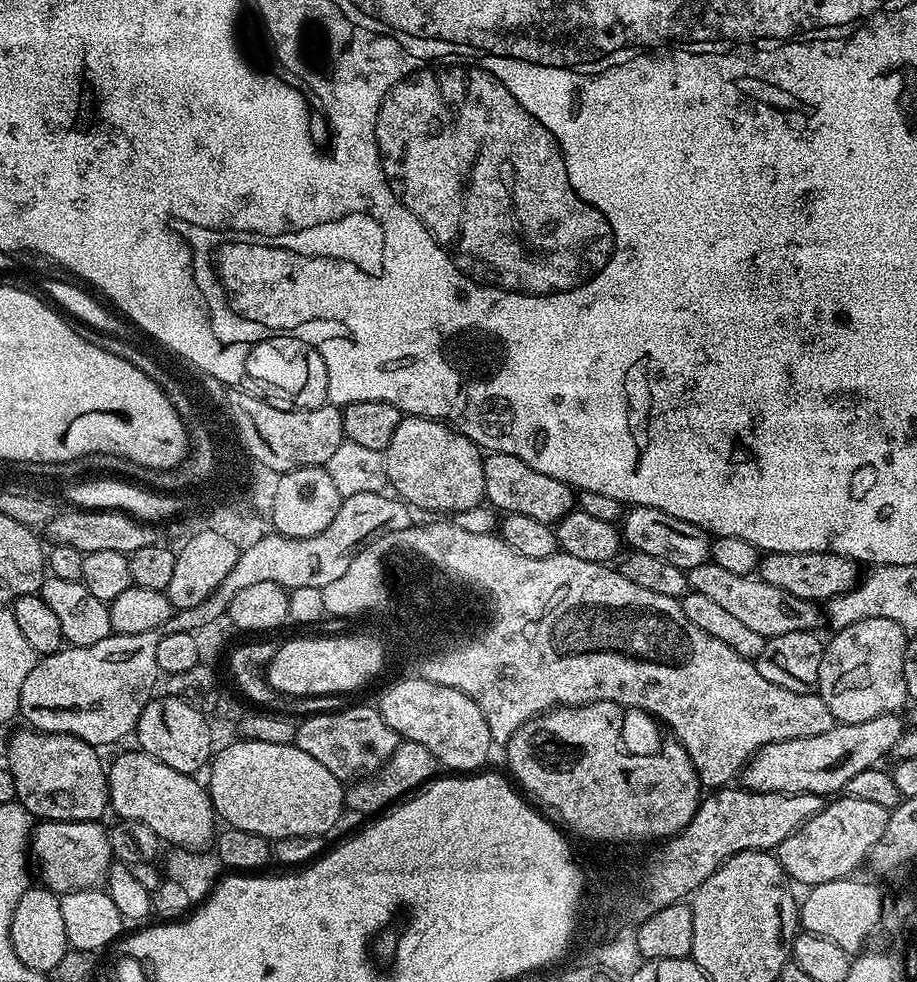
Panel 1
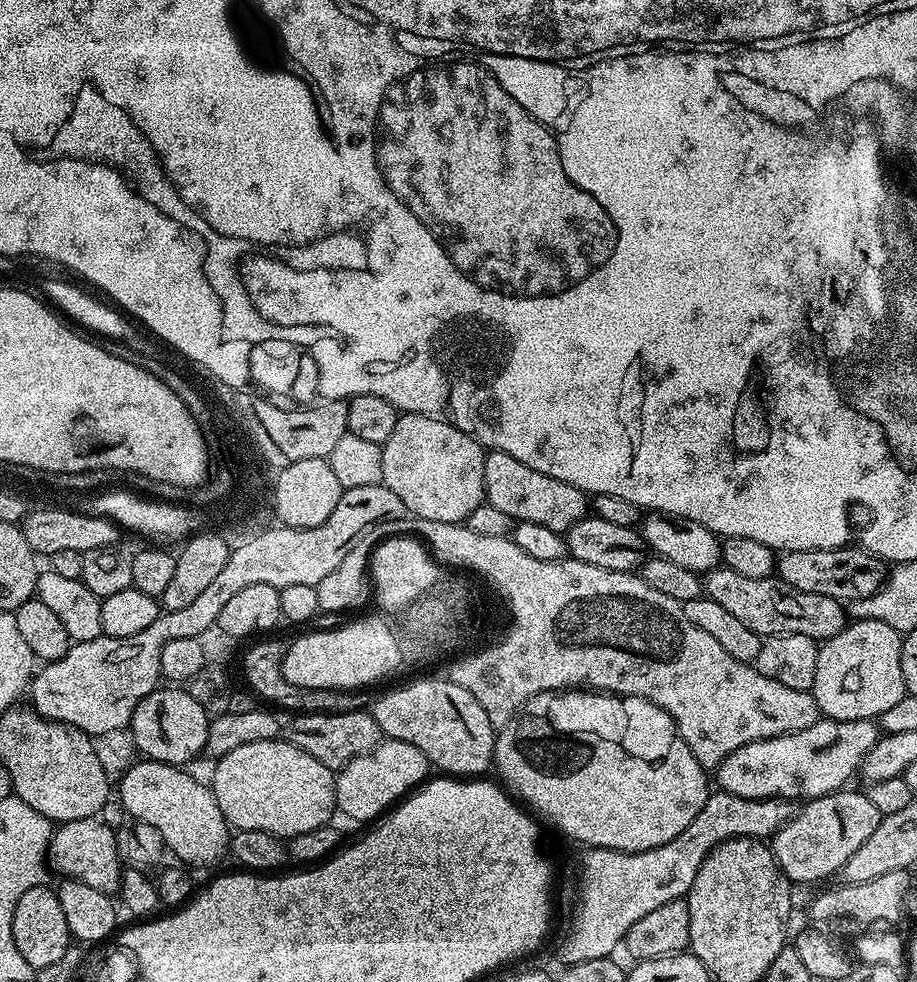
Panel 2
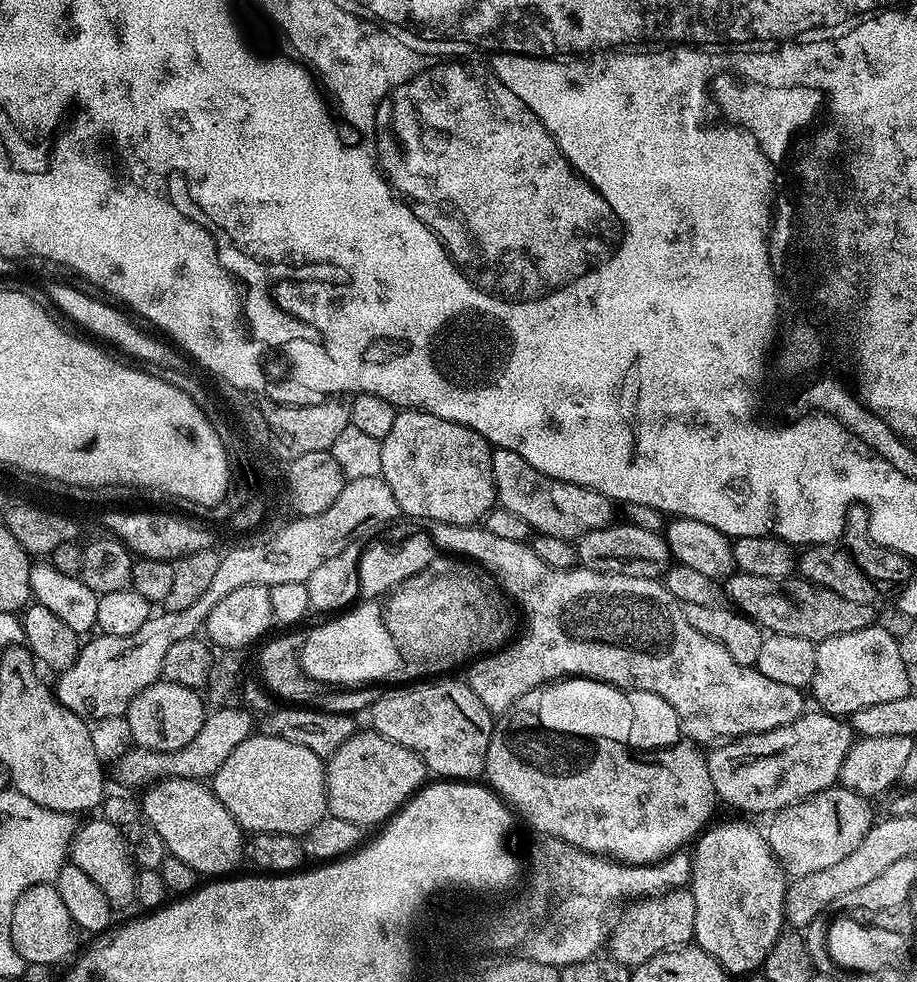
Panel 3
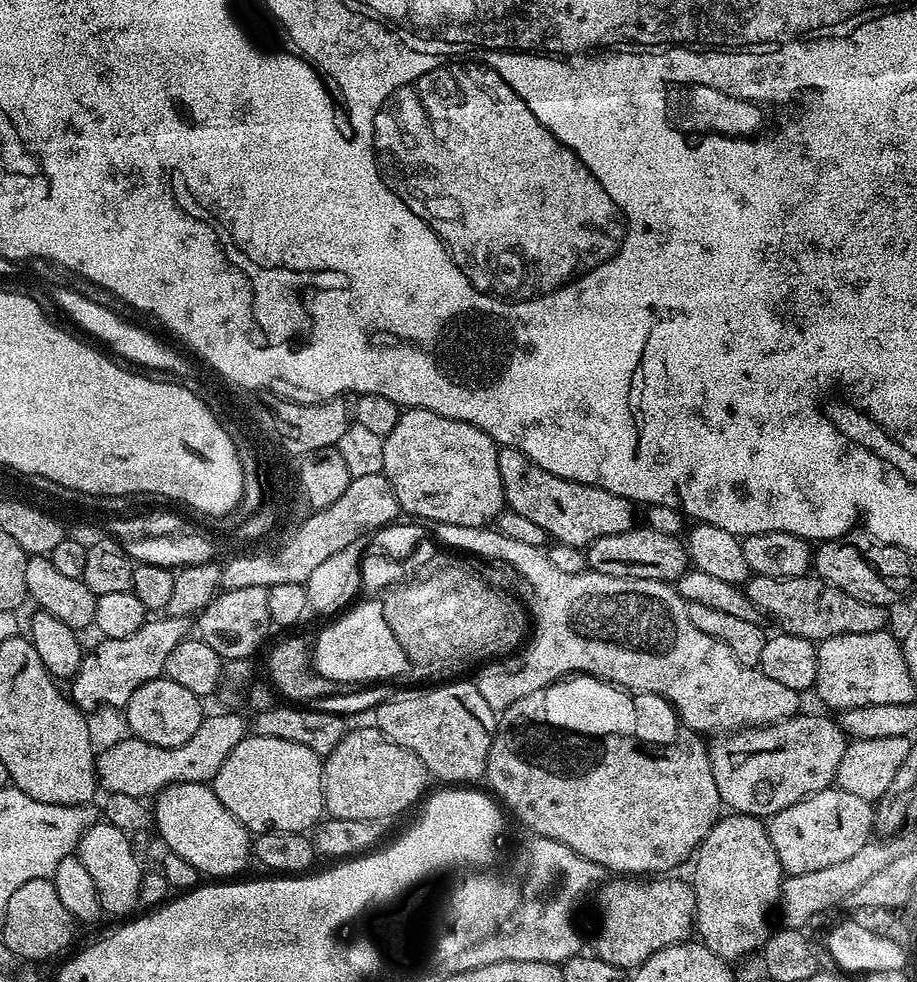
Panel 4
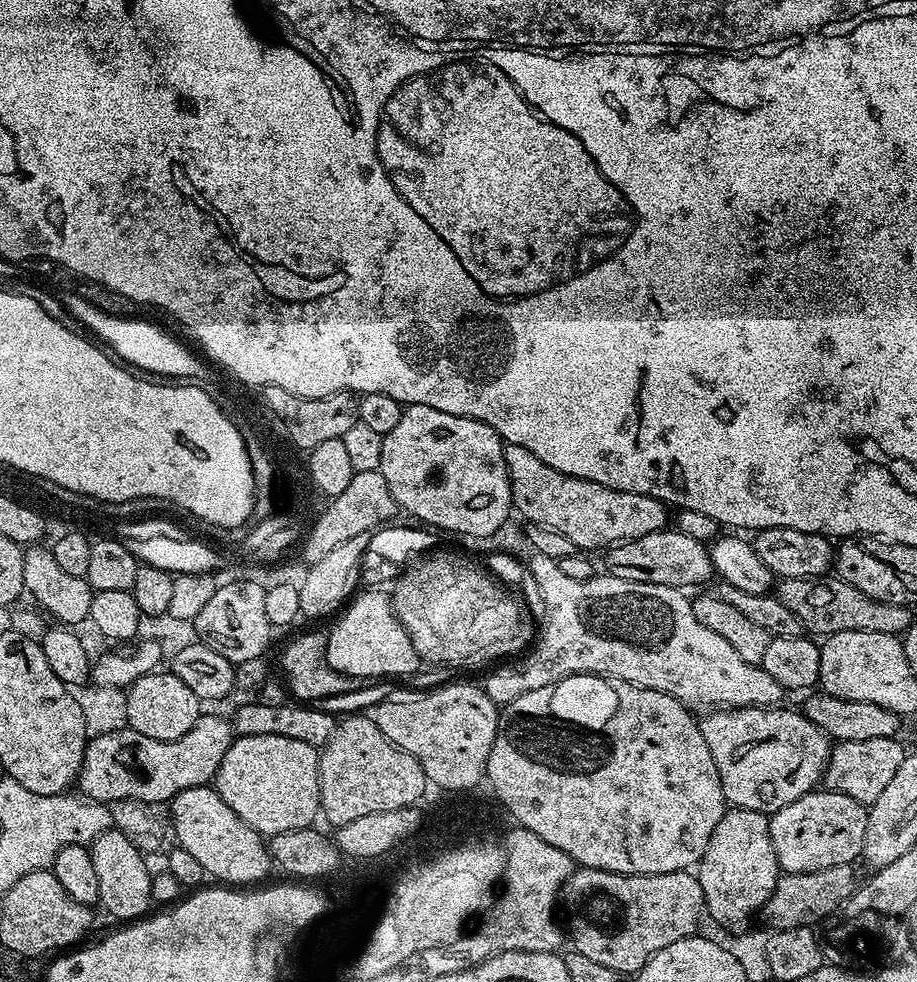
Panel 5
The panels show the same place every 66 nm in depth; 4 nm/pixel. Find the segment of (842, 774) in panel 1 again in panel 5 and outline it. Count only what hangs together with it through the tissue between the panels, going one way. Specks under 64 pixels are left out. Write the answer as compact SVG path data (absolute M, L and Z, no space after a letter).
M773 706L770 708L726 708L723 710L712 710L707 713L708 716L705 720L701 719L699 721L700 729L702 730L702 738L706 738L706 746L710 746L710 754L714 758L714 766L718 766L718 774L722 778L722 790L724 791L724 798L725 801L733 808L745 808L746 810L758 810L759 812L763 812L765 814L771 814L773 812L778 811L779 808L782 806L790 806L790 802L794 802L798 798L802 798L805 796L807 792L813 791L821 783L822 777L824 775L824 767L828 765L828 754L830 751L830 737L827 736L824 731L820 728L816 728L814 726L814 722L810 722L808 719L805 718L803 711L796 710L796 712L791 712L790 709L784 708L780 706Z

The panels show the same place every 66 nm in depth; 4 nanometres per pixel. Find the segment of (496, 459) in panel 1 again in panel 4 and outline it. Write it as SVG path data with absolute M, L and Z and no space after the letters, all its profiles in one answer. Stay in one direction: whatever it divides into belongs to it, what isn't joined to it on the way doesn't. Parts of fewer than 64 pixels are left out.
M500 448L498 474L502 478L505 505L542 526L555 543L587 549L598 538L629 532L634 526L632 501L593 484L558 478L558 474L542 470L542 466L533 464L526 454L513 448Z

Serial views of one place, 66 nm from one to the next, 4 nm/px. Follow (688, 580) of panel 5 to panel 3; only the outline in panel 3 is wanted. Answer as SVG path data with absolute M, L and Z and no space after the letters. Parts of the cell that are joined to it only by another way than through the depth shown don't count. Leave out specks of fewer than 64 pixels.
M612 522L607 528L590 530L575 541L575 546L579 567L602 574L622 574L630 578L654 580L667 570L670 563L668 544L660 532L642 530L642 526L630 526L623 522Z

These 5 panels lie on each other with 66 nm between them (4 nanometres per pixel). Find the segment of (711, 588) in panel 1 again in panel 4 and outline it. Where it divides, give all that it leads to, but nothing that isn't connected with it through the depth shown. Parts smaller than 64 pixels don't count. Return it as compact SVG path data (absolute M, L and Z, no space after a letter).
M815 574L802 576L757 576L743 585L743 591L765 617L777 624L780 632L819 642L842 634L870 634L889 627L888 616L879 604L850 598L842 590L830 586Z

